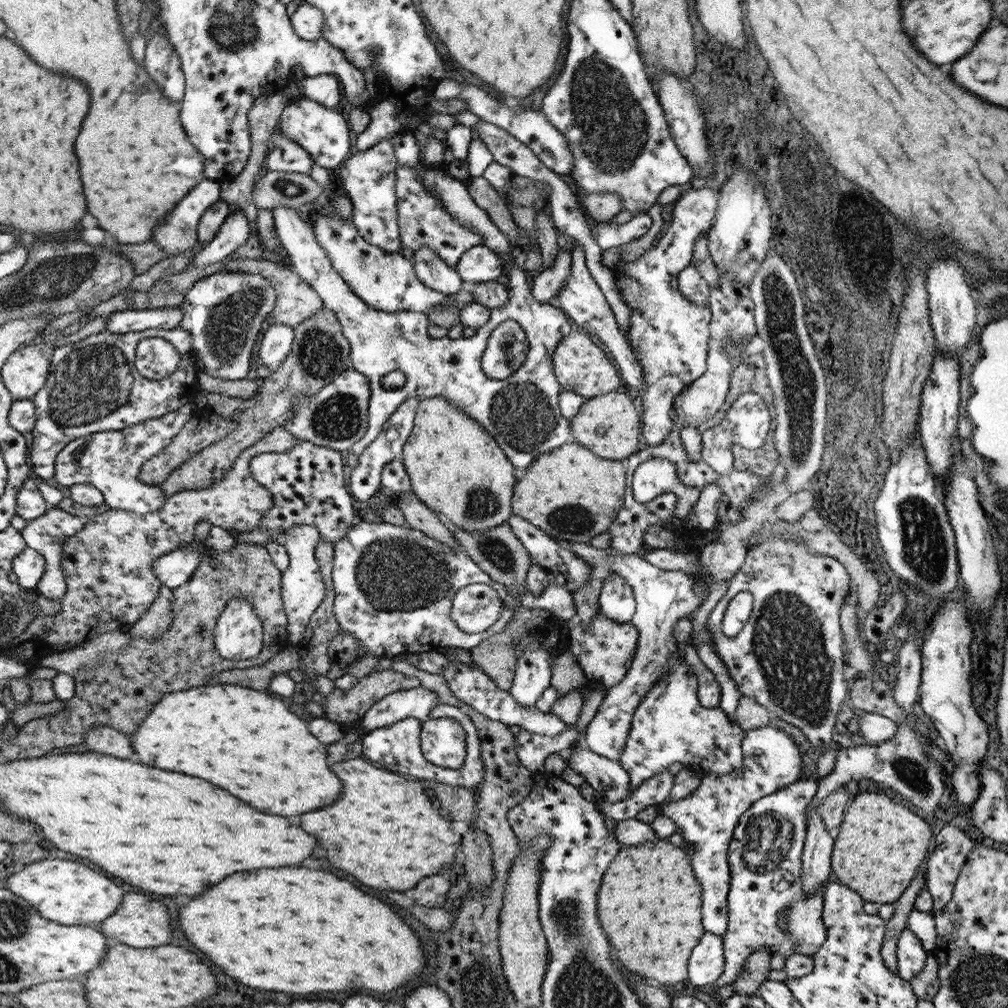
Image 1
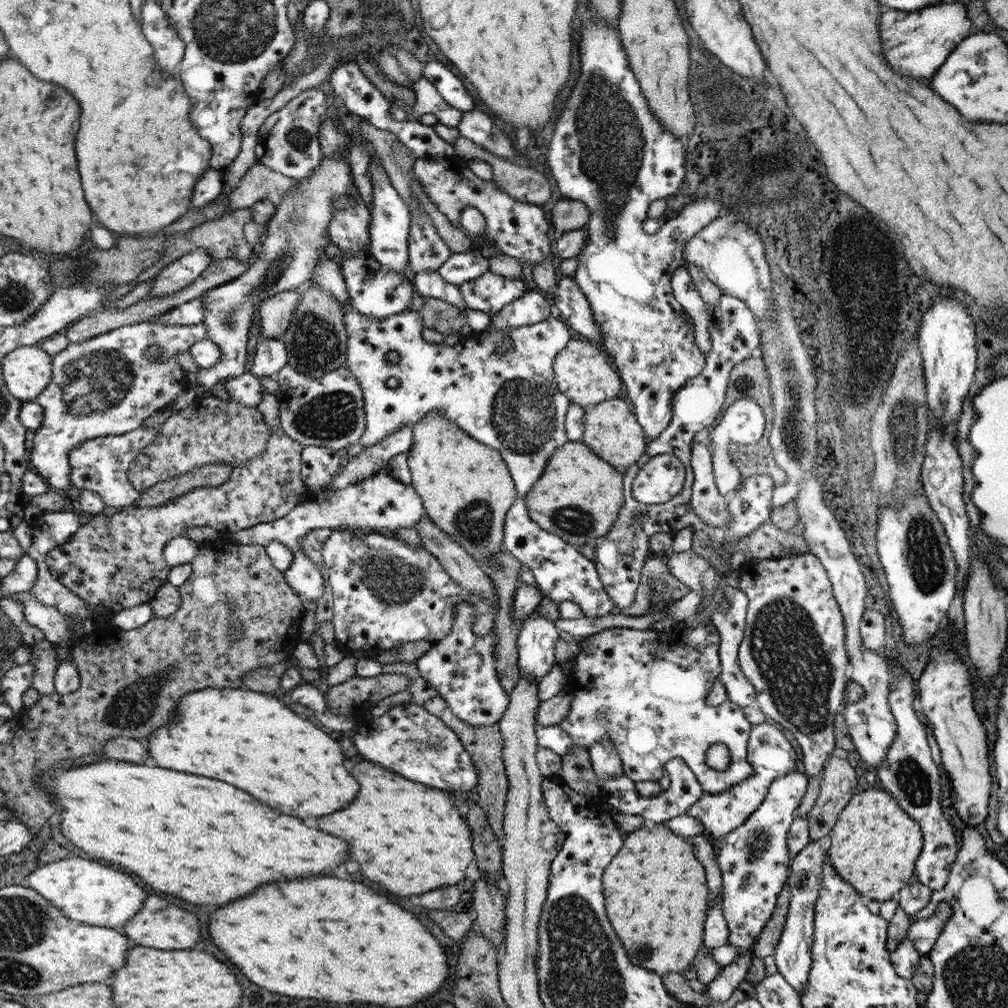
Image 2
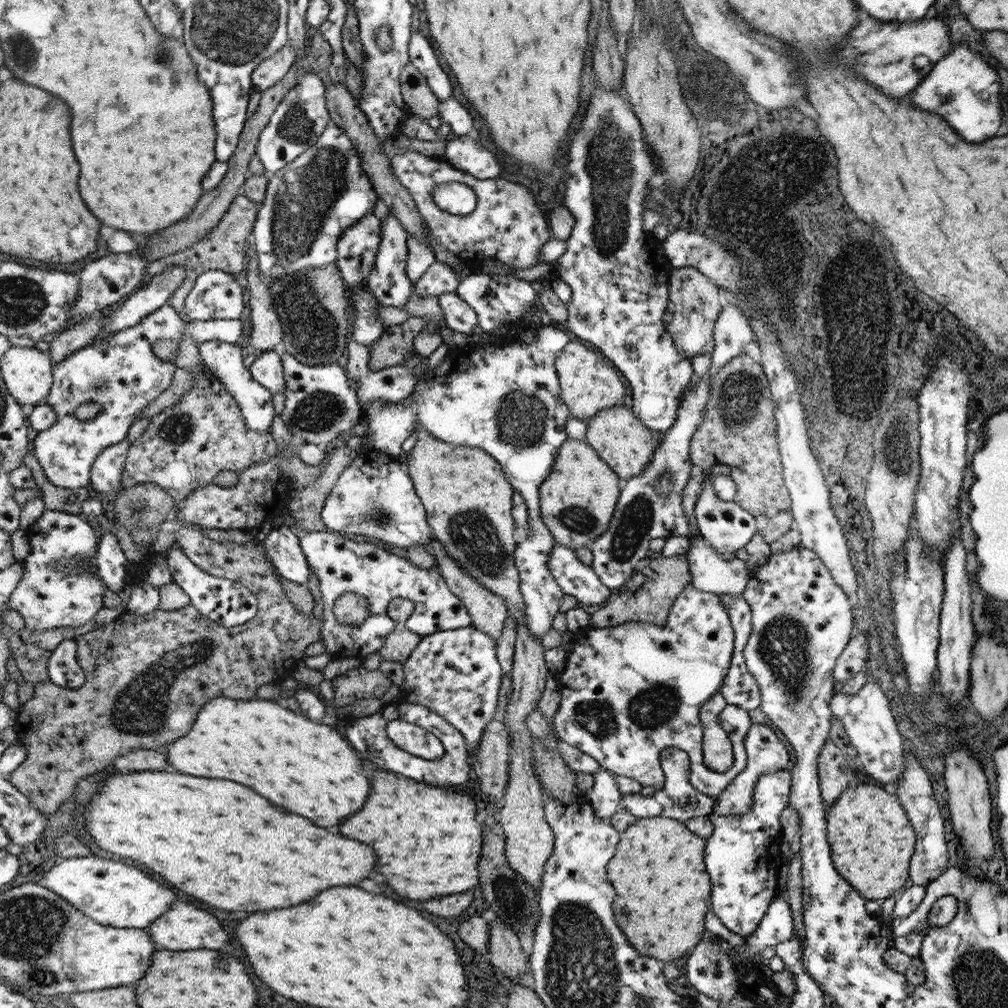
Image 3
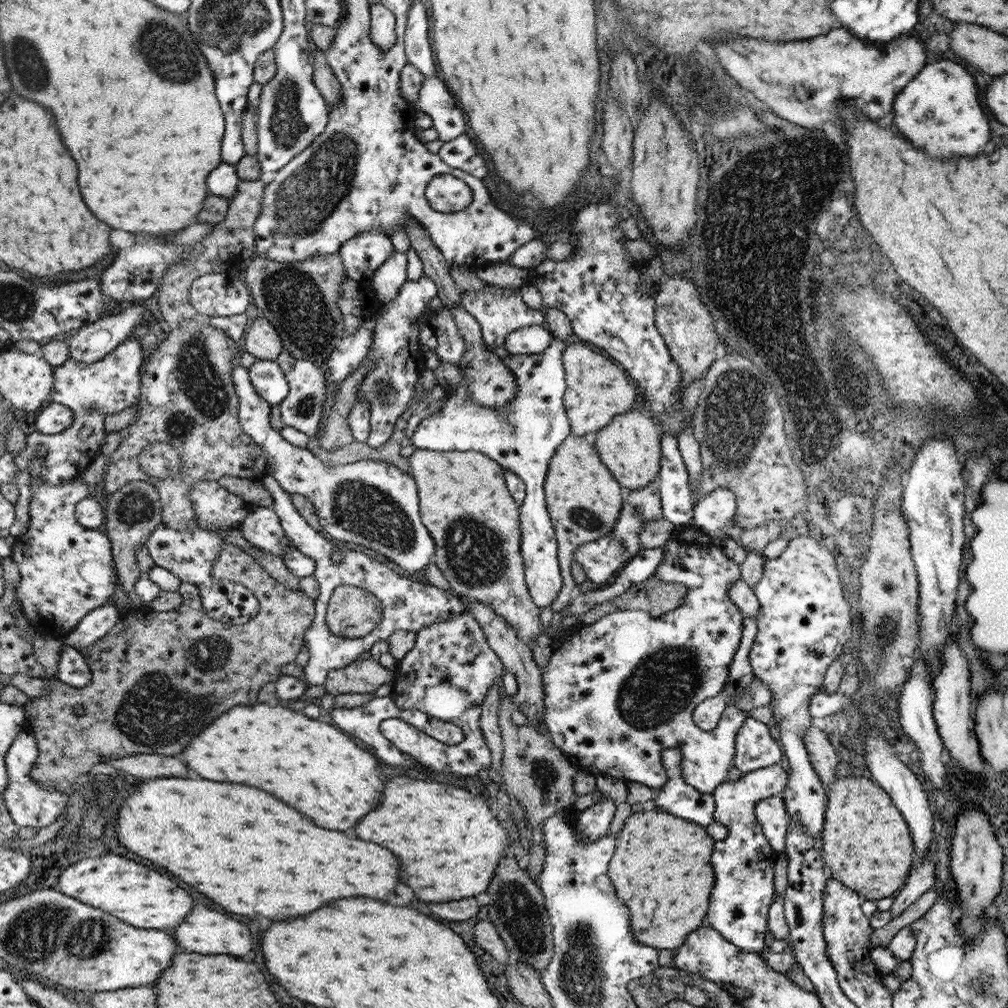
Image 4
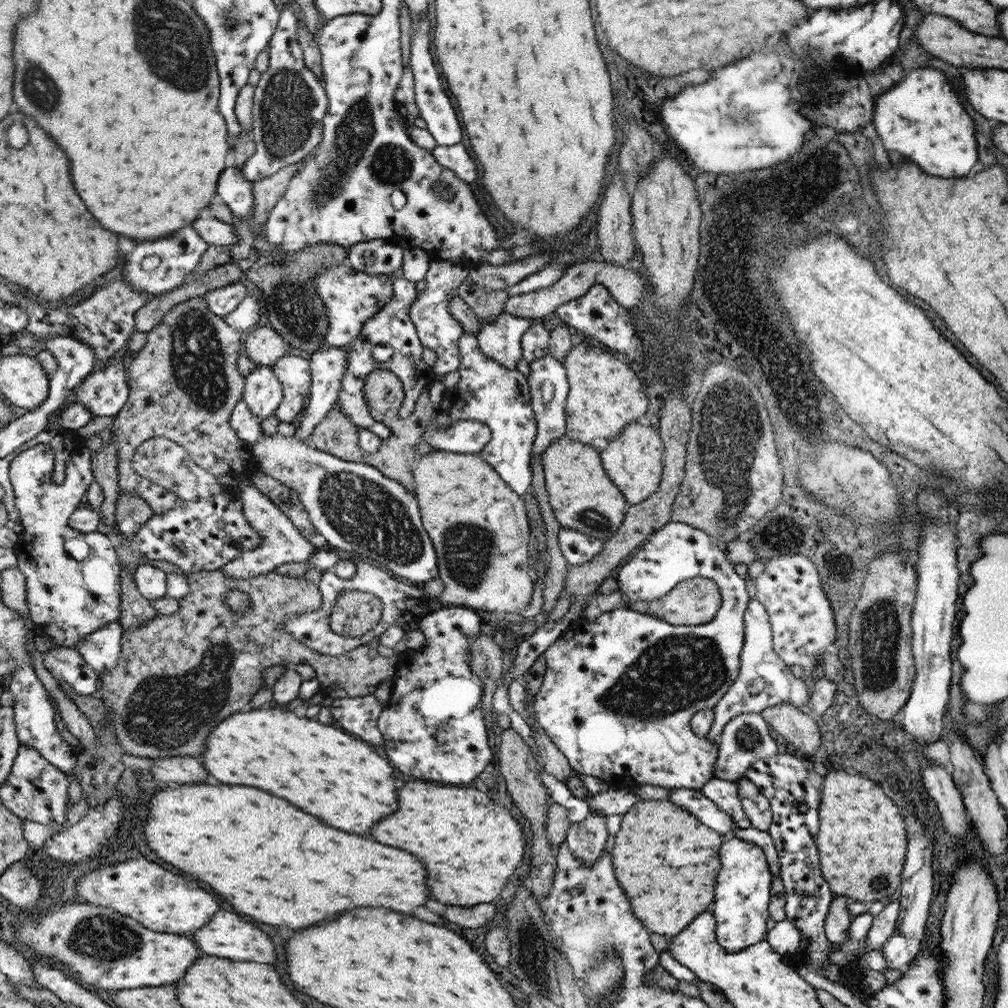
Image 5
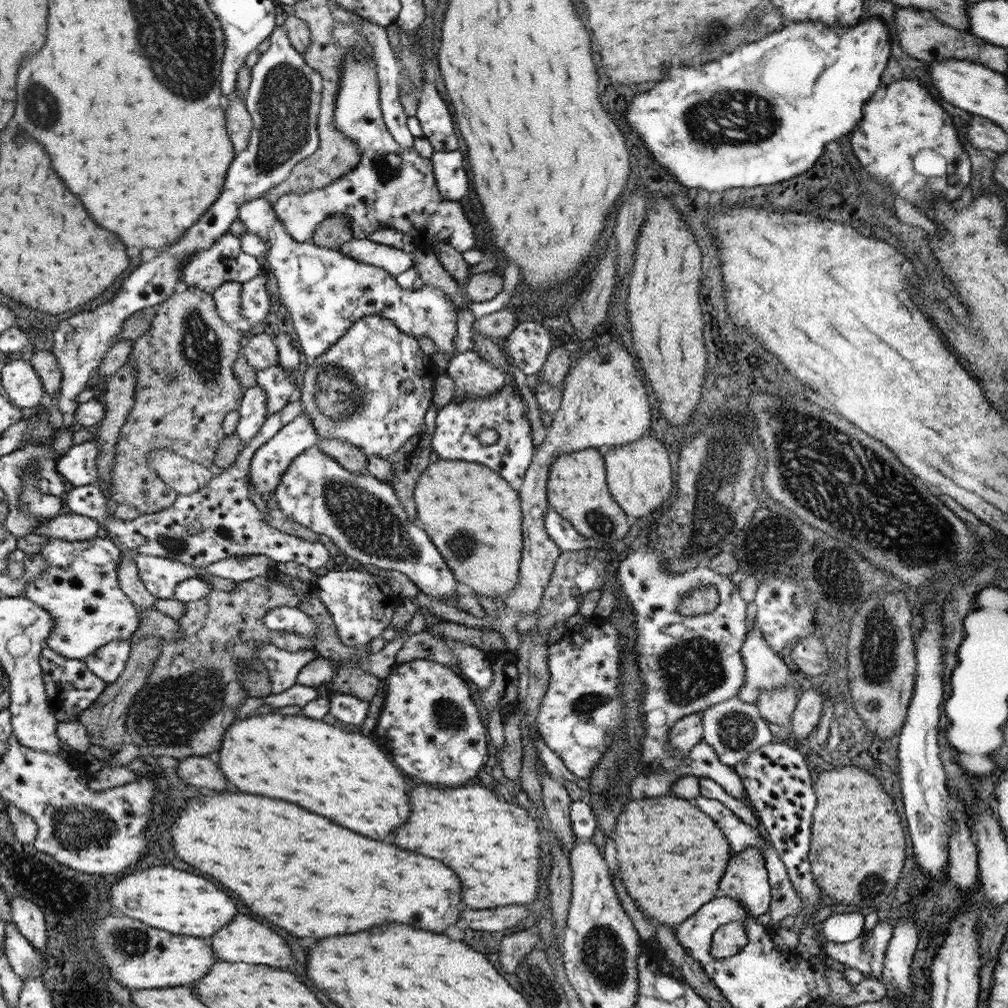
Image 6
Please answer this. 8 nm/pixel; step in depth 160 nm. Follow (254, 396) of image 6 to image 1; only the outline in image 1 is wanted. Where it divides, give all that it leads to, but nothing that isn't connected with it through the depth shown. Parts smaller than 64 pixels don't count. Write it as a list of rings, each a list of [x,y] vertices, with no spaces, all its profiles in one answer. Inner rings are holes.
[[[272,322],[268,330],[262,334],[262,343],[258,356],[260,364],[270,370],[276,370],[291,351],[294,341],[294,329],[284,323]]]

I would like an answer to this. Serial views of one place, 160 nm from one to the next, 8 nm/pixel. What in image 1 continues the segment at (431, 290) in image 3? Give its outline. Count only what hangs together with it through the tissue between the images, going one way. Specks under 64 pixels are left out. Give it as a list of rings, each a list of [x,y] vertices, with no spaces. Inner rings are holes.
[[[479,245],[469,248],[454,268],[465,285],[478,282],[499,281],[506,271],[500,253]]]

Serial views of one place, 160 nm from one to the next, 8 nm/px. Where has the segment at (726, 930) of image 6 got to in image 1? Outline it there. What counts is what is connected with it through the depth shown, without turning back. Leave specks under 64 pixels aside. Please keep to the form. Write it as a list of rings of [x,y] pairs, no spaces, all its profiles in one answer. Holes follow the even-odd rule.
[[[803,777],[781,790],[758,799],[741,817],[729,844],[729,864],[732,866],[732,886],[729,887],[729,926],[723,936],[724,972],[716,984],[721,987],[733,984],[751,956],[767,946],[773,954],[790,957],[799,952],[808,957],[817,955],[817,950],[827,941],[823,906],[827,883],[817,894],[803,895],[802,853],[808,827],[804,813],[818,790],[816,781]],[[788,910],[788,932],[778,927],[778,914]]]

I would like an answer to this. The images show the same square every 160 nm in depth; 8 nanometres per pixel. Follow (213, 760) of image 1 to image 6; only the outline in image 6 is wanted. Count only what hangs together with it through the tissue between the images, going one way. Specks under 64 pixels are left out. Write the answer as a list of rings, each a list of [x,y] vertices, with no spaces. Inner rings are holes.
[[[280,714],[238,720],[218,754],[230,784],[242,792],[302,804],[374,840],[390,836],[410,816],[406,778],[394,762],[368,736],[348,734],[320,720]]]

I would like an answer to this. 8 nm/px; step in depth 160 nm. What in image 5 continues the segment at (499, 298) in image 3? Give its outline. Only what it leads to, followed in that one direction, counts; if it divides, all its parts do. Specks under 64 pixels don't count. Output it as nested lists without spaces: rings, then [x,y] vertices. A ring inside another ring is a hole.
[[[502,311],[492,320],[480,322],[477,341],[480,350],[508,370],[516,369],[522,357],[521,339],[535,319],[517,317]]]

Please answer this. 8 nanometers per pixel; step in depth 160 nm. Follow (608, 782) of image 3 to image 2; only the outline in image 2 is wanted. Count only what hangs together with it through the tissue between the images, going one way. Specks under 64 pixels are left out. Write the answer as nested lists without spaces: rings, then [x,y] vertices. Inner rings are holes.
[[[602,740],[602,742],[594,744],[593,747],[589,748],[589,754],[591,765],[601,784],[604,784],[605,780],[610,777],[624,774],[621,756],[610,744],[610,740]]]

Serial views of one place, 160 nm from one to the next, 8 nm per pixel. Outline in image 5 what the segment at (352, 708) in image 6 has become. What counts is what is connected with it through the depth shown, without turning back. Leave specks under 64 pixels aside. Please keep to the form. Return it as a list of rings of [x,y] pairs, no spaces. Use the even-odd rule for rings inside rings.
[[[373,694],[362,698],[334,699],[329,706],[336,724],[380,748],[384,748],[385,738],[377,722],[385,708],[386,705],[381,704]]]

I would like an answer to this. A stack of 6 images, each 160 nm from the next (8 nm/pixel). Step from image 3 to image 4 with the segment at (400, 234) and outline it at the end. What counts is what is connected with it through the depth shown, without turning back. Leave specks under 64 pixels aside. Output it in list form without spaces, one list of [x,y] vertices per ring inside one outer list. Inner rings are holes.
[[[394,251],[388,260],[372,276],[371,284],[377,292],[377,299],[383,305],[390,304],[405,282],[408,281],[408,257],[406,253]]]

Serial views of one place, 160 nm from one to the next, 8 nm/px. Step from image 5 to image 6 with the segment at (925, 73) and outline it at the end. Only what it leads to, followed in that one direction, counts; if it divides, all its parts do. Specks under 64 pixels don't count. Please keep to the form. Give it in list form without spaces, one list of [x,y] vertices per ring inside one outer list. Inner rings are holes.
[[[899,80],[889,84],[884,98],[870,99],[865,104],[861,122],[851,132],[851,145],[860,160],[862,168],[872,178],[884,178],[888,186],[894,186],[902,199],[916,206],[918,210],[930,210],[936,200],[930,194],[942,194],[950,202],[958,200],[962,190],[970,182],[970,158],[958,138],[950,114],[934,99],[930,90],[918,80]]]

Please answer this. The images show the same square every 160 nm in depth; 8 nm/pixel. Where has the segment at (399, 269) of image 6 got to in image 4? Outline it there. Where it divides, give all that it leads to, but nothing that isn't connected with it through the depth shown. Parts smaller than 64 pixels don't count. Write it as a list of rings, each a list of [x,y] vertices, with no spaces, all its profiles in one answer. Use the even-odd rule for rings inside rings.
[[[362,232],[338,252],[346,266],[346,277],[354,281],[371,280],[374,272],[394,252],[391,239],[382,232]]]

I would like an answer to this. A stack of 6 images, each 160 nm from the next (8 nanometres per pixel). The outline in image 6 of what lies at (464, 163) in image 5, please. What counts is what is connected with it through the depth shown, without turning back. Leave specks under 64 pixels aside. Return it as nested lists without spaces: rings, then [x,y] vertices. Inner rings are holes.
[[[458,150],[433,151],[430,159],[442,197],[459,201],[468,192],[468,174],[462,154]]]

